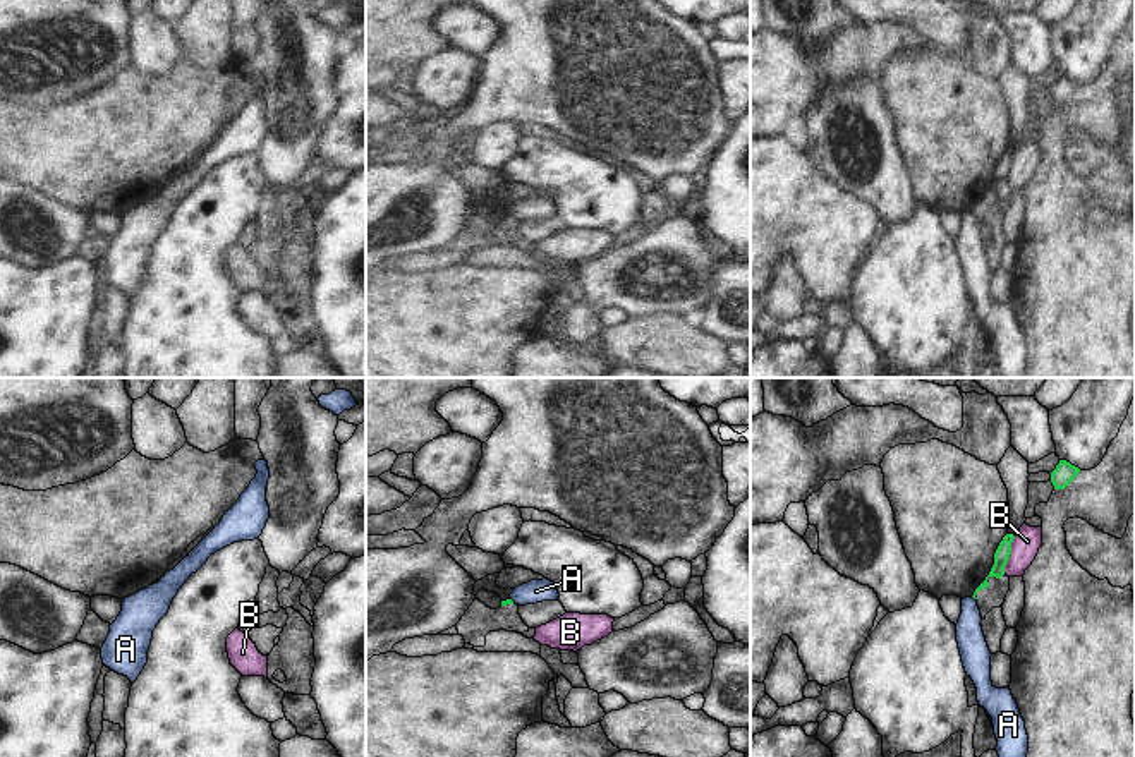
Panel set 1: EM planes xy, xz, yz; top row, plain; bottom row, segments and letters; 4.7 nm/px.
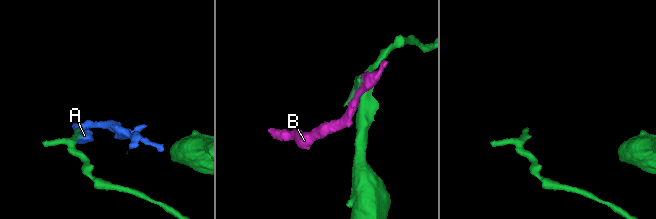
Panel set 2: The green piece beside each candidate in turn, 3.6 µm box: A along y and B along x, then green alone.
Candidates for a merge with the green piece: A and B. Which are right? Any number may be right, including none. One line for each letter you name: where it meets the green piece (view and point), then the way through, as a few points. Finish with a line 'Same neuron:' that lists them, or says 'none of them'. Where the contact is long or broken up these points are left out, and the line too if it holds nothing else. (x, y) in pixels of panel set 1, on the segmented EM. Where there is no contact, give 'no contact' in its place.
Same neuron: none of them

